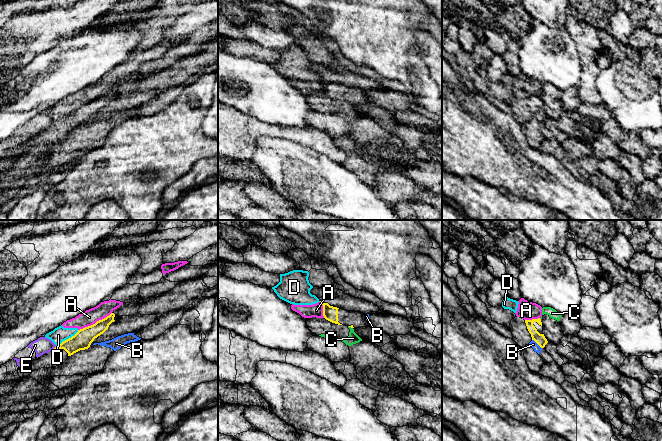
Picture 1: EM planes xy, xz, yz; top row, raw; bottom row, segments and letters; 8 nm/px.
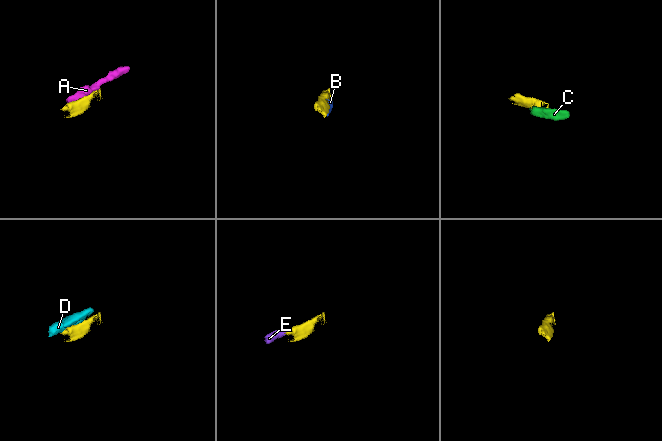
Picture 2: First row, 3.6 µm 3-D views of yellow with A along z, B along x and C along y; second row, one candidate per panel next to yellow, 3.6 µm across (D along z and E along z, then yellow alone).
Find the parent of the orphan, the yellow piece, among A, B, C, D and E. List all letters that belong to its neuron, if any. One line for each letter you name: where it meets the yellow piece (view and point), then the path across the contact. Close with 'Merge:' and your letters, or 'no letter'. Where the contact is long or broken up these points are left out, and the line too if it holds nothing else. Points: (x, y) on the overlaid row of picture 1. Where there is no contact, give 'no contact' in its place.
Merge: no letter

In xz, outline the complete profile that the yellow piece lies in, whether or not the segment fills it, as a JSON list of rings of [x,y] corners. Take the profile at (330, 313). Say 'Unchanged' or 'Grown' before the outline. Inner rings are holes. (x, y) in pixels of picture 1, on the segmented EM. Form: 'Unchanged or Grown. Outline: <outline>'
Grown. Outline: [[[320,301],[323,305],[323,316],[326,320],[338,324],[346,325],[351,328],[361,328],[372,325],[366,320],[365,314],[354,311],[347,311],[330,306],[328,303]]]

